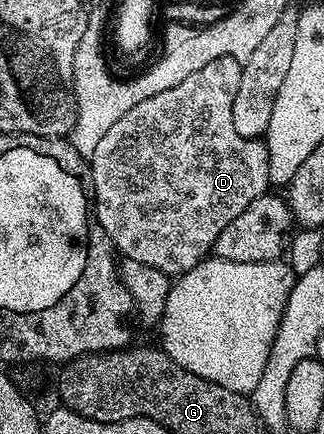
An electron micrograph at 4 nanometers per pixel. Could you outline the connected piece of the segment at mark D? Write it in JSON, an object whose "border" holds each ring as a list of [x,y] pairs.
{"border":[[[223,56],[214,58],[206,62],[190,78],[182,78],[178,86],[170,90],[162,90],[162,94],[154,94],[154,98],[146,98],[146,102],[138,102],[134,110],[128,110],[118,118],[120,124],[108,131],[108,136],[100,139],[100,147],[96,147],[95,154],[90,156],[90,167],[92,169],[92,198],[96,203],[95,223],[112,239],[112,247],[124,260],[142,262],[146,266],[154,266],[154,270],[162,270],[169,278],[181,276],[183,272],[189,272],[194,266],[198,266],[200,261],[205,259],[215,249],[218,234],[250,206],[260,196],[265,195],[270,188],[270,177],[272,175],[272,157],[268,150],[268,145],[263,139],[254,137],[243,137],[234,128],[234,117],[231,108],[234,106],[234,98],[238,94],[238,86],[242,82],[242,70],[244,69],[241,61],[235,60],[233,56]]]}

